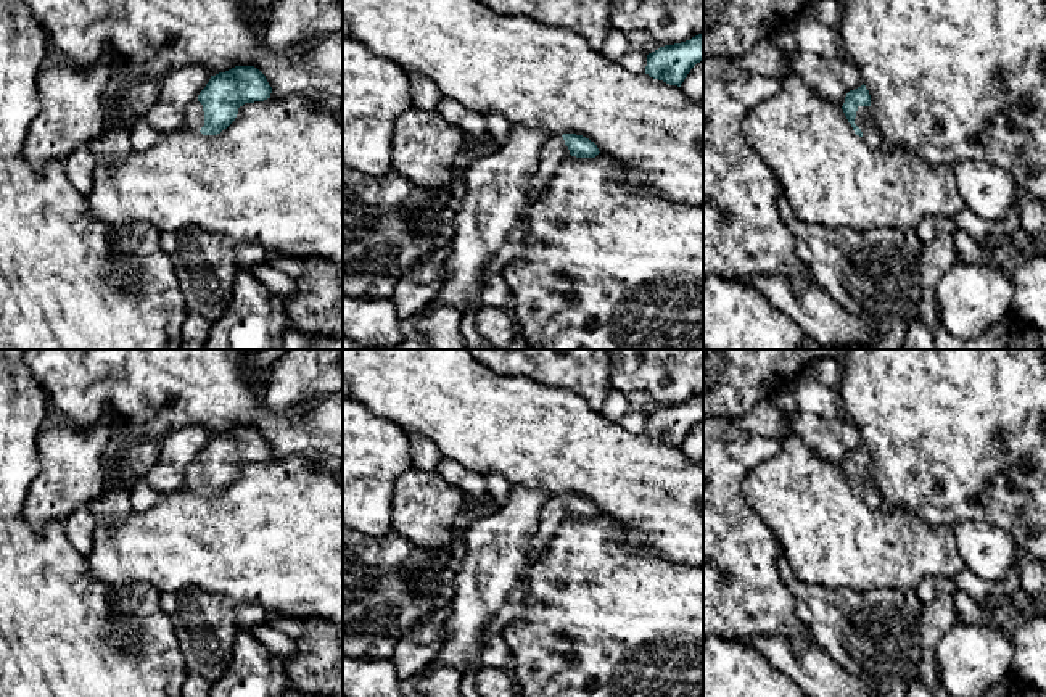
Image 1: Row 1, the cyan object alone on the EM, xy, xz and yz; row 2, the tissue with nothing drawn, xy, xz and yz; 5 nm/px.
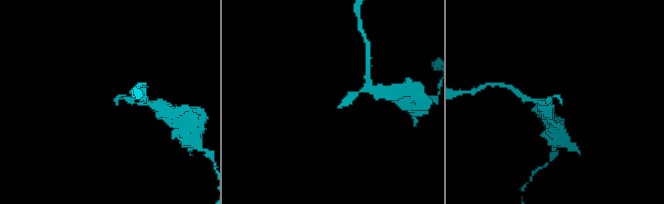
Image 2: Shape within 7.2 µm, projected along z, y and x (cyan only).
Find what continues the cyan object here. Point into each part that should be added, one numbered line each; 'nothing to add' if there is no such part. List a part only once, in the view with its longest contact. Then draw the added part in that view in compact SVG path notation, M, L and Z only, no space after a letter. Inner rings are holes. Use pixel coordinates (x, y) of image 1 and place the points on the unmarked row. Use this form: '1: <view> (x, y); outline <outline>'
1: yz (871, 494); outline M858 467L855 485L861 489L863 493L863 501L866 505L875 510L895 510L898 509L896 505L890 504L885 501L872 478L872 470L871 467Z

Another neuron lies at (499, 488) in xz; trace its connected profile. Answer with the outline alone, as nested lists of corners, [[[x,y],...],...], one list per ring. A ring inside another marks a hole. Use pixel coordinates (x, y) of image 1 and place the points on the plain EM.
[[[489,473],[484,476],[488,488],[488,499],[497,507],[504,507],[509,502],[512,485],[500,473]]]

